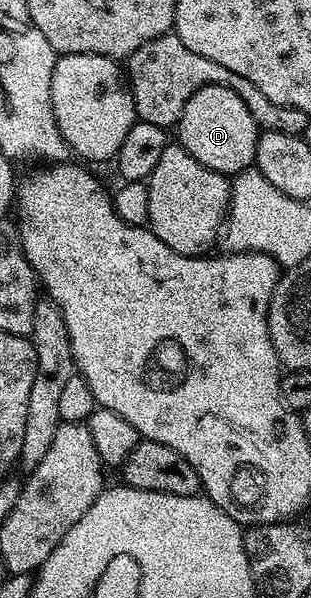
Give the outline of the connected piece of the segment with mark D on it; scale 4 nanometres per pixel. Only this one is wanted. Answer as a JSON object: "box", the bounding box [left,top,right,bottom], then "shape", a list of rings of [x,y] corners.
{"box":[175,84,259,178],"shape":[[[208,84],[195,90],[195,94],[191,94],[191,98],[187,98],[187,106],[183,106],[183,114],[177,119],[175,125],[176,139],[187,150],[187,154],[191,154],[196,160],[203,162],[203,166],[221,172],[230,178],[236,176],[238,172],[254,167],[258,135],[259,129],[251,110],[247,110],[247,102],[243,102],[243,98],[239,98],[239,94],[235,94],[235,90],[218,84]]]}

